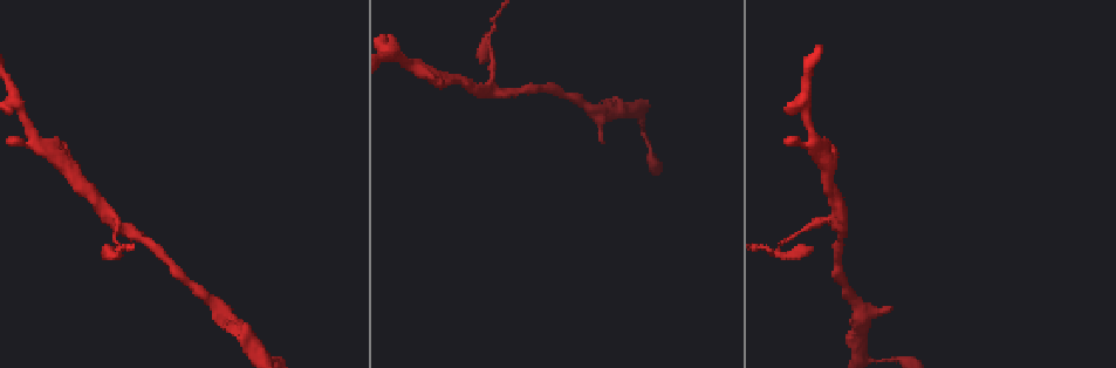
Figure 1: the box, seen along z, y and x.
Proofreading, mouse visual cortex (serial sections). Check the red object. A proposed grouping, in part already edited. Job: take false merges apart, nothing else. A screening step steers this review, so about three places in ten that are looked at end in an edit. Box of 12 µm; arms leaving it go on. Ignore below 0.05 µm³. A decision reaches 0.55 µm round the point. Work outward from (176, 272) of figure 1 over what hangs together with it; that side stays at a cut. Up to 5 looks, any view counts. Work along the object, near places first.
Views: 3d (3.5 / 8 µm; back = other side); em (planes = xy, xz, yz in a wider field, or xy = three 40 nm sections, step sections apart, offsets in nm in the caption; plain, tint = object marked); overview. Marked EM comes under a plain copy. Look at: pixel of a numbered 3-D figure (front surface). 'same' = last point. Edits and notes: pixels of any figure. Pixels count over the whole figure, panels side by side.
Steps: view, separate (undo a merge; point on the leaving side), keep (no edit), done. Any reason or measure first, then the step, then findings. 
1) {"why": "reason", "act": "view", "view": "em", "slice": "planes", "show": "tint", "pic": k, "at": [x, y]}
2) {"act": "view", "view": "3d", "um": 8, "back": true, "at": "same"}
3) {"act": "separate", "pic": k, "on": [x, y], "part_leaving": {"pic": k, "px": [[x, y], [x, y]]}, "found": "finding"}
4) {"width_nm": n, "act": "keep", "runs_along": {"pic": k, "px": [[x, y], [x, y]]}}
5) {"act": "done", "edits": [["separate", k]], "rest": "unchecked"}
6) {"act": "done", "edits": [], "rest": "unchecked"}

{"why": "two arms in line, one across", "act": "view", "view": "3d", "um": 3.5, "pic": 1, "at": [112, 226]}

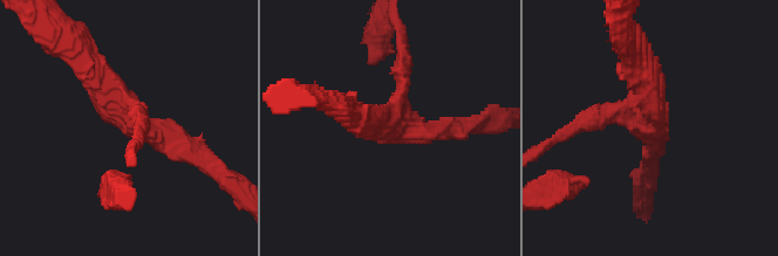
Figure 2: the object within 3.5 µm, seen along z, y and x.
{"act": "view", "view": "em", "slice": "xy", "step": 2, "show": "tint", "pic": 2, "at": [657, 125]}

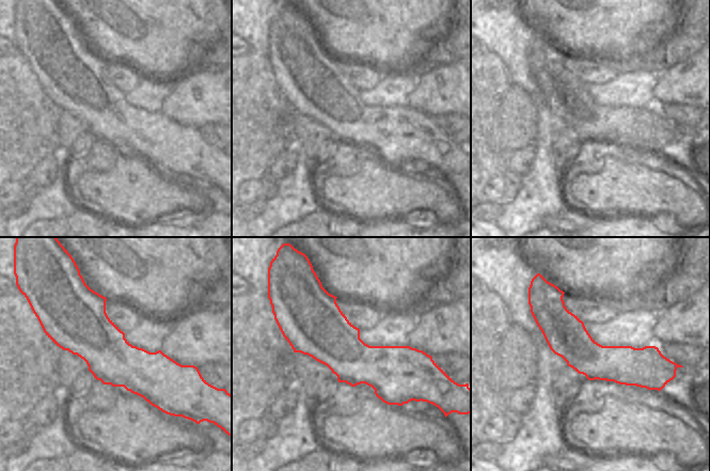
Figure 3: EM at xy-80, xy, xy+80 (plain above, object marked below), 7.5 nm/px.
{"width_nm": 400, "act": "separate", "pic": 2, "on": [573, 129], "part_leaving": {"pic": 2, "px": [[611, 113], [553, 138]]}, "found": "two cells meet here"}

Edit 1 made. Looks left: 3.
{"why": "three-way junction", "act": "view", "view": "3d", "um": 3.5, "pic": 1, "at": [407, 66]}

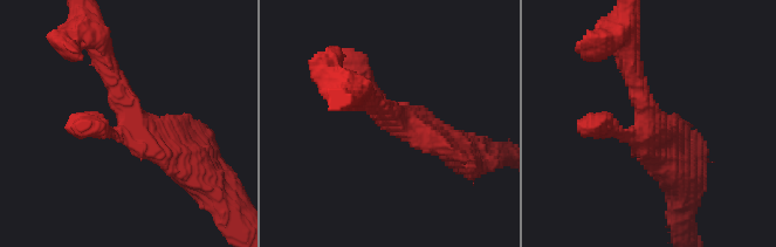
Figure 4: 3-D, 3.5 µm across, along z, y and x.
{"arms": 3, "arm_widths_nm": [200, 250, 400], "act": "view", "view": "em", "slice": "xy", "step": 2, "show": "tint", "pic": 4, "at": [134, 121]}

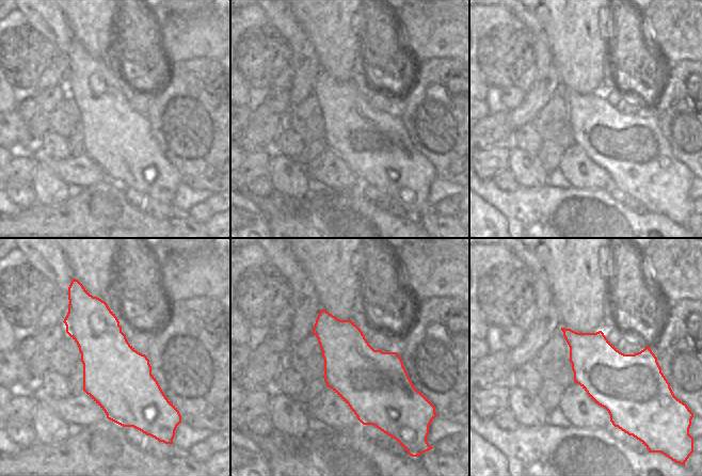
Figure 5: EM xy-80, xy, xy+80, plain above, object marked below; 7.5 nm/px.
{"act": "keep", "runs_along": {"pic": 4, "px": [[191, 175], [130, 116], [102, 55]]}, "found": "one cell here"}

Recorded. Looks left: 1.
{"act": "done", "edits": [["separate", 2]], "rest": "unchecked"}

